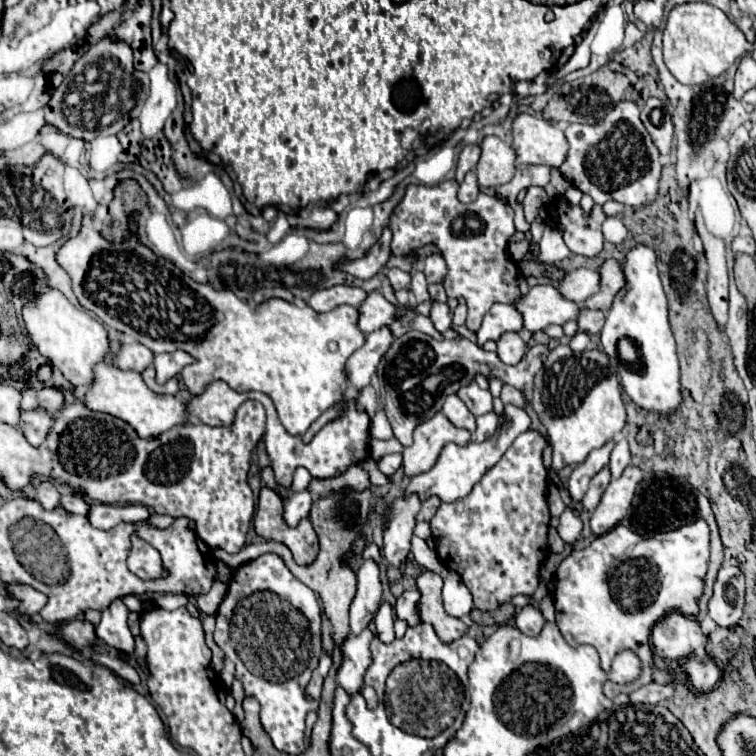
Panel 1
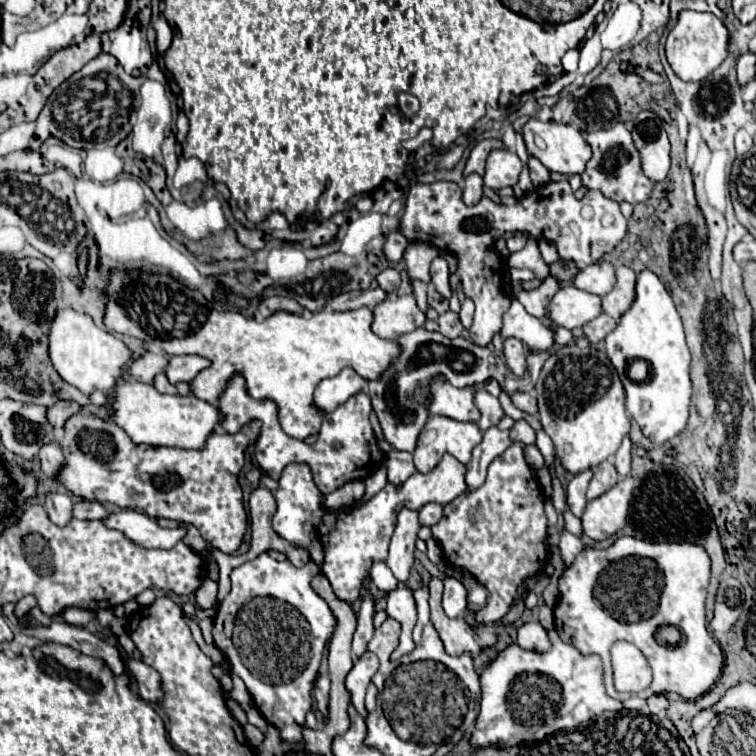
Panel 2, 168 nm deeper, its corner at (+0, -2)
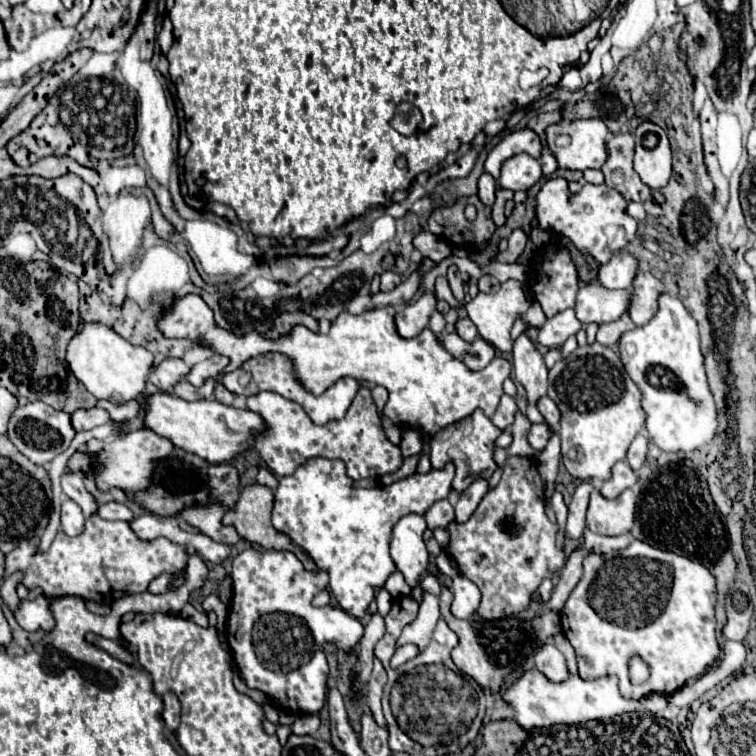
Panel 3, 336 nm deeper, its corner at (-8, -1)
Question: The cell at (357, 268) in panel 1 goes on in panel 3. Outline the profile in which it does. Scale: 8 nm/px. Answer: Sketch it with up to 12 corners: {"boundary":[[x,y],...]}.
{"boundary":[[420,231],[412,245],[424,257],[442,261],[452,255],[450,245]]}

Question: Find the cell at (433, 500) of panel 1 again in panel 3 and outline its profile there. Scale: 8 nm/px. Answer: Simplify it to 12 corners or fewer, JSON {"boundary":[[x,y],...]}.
{"boundary":[[448,499],[436,501],[424,519],[428,529],[446,527],[454,521],[454,507]]}

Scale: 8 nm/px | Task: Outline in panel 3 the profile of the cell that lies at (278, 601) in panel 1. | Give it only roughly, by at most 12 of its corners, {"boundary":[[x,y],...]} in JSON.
{"boundary":[[290,551],[232,563],[226,641],[250,689],[318,715],[332,643],[362,623],[314,607],[328,573]]}

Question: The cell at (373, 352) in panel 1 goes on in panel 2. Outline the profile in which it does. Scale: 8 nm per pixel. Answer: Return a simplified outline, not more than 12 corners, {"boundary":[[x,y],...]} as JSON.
{"boundary":[[352,368],[326,378],[314,392],[314,408],[330,414],[366,380]]}

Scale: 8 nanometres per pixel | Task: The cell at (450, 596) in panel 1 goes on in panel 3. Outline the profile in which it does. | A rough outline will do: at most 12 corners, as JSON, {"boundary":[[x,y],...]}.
{"boundary":[[464,575],[452,583],[452,615],[468,619],[480,589]]}

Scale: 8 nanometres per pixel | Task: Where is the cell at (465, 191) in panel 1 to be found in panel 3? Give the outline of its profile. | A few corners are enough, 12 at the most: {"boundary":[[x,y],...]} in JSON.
{"boundary":[[490,173],[478,179],[478,197],[484,205],[494,203],[496,181]]}

